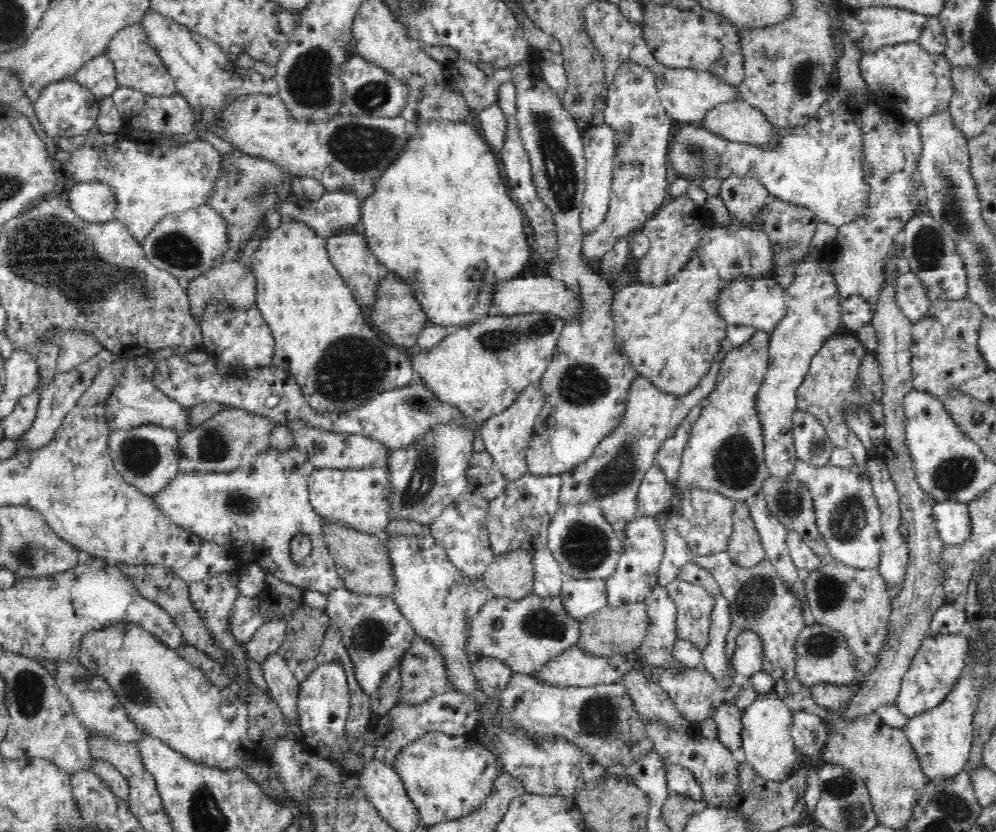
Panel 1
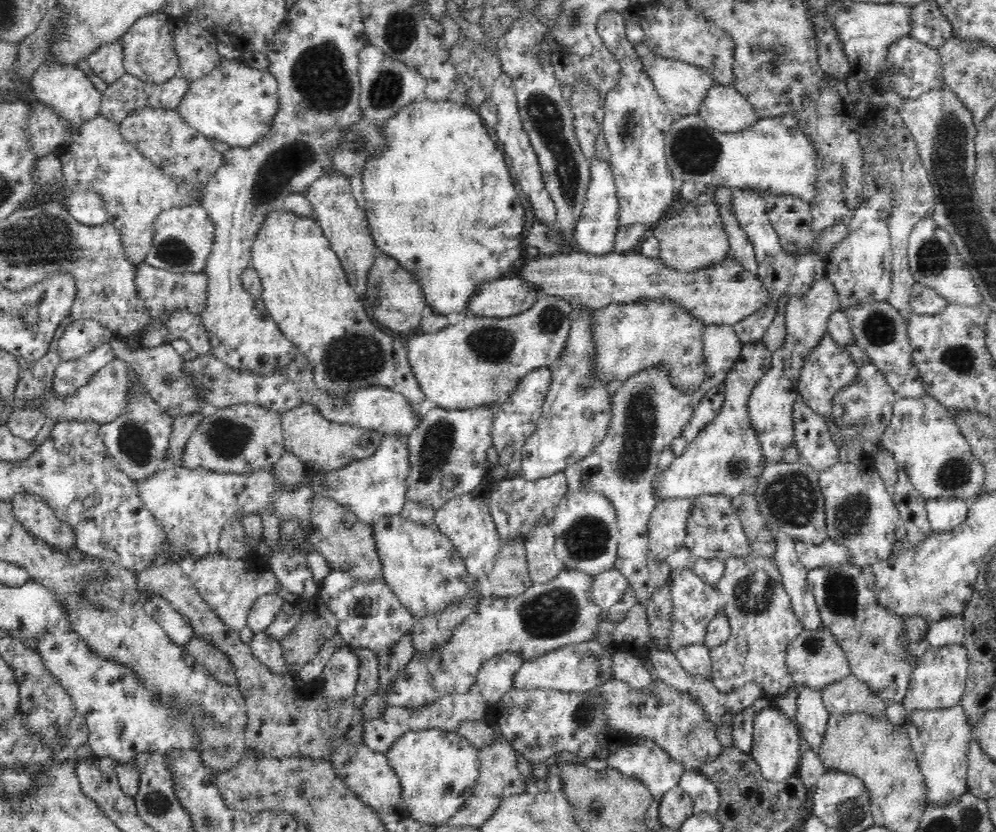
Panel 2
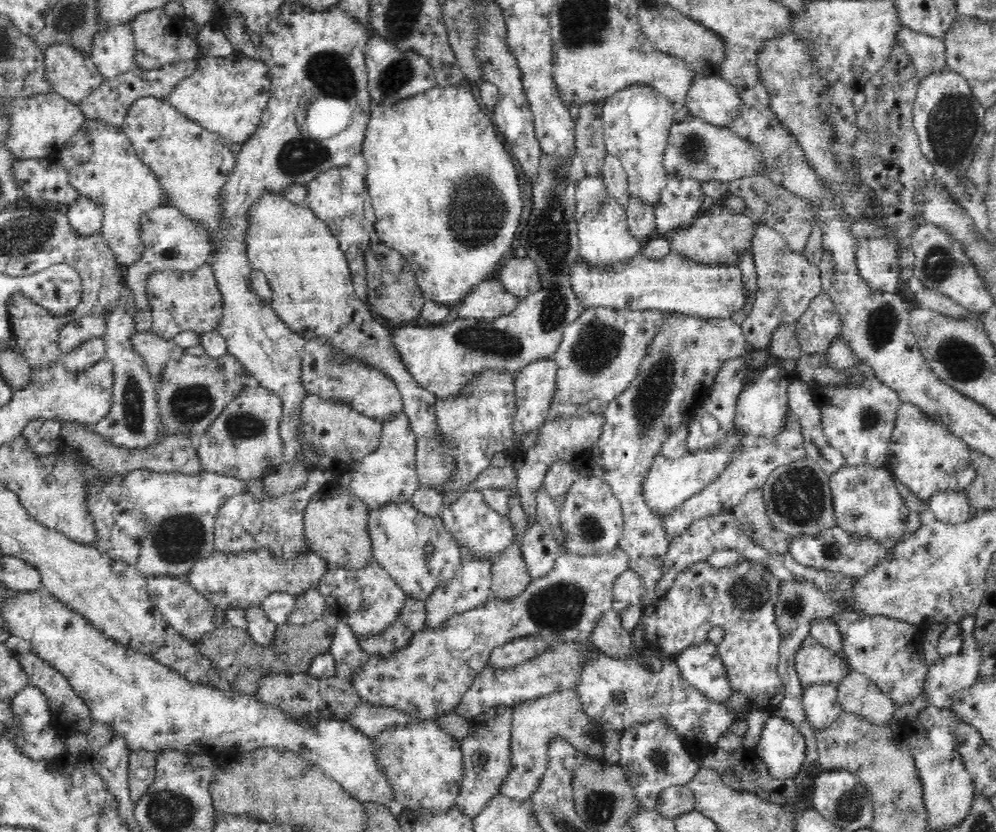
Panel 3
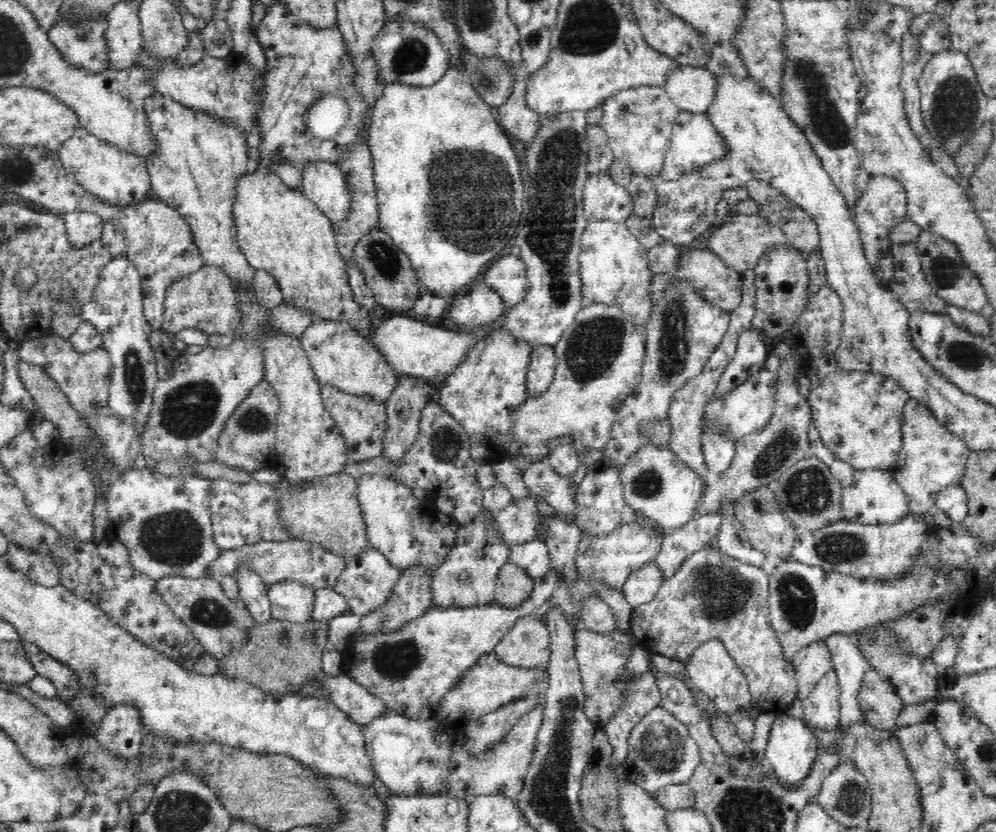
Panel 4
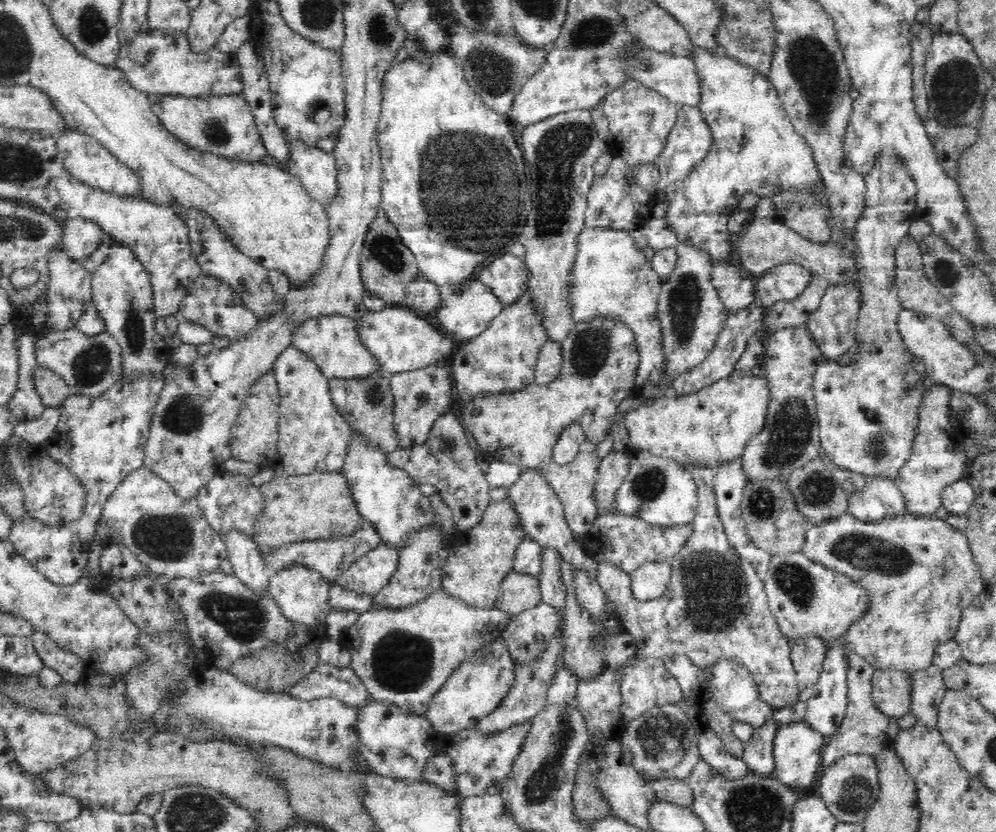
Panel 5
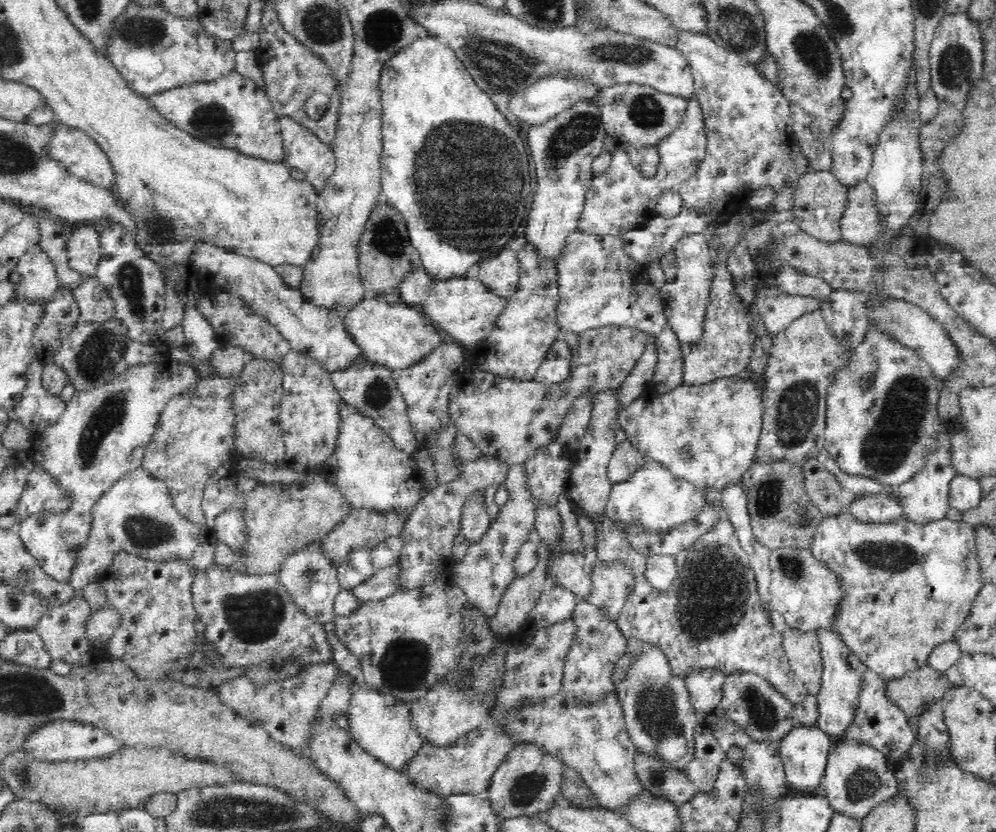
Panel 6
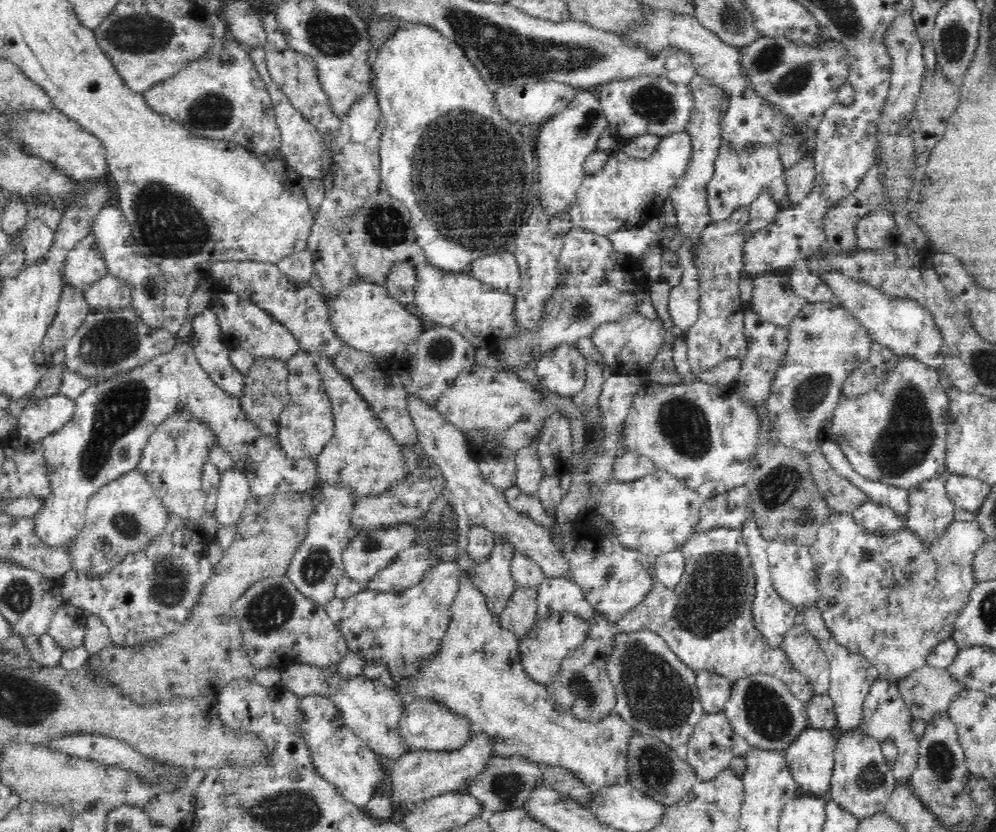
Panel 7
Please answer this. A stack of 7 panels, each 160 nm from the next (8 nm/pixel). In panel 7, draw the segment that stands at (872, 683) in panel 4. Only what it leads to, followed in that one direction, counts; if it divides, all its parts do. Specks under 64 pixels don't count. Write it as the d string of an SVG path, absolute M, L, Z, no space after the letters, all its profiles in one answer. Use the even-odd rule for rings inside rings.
M928 665L907 674L897 685L913 718L927 724L935 716L948 713L950 702L967 689L947 669L936 669Z

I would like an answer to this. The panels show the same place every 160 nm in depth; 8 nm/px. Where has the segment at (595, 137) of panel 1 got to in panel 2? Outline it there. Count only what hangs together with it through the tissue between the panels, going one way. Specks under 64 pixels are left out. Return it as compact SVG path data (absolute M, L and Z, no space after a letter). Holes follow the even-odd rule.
M594 158L591 166L591 181L586 193L584 208L575 224L572 241L574 248L588 255L605 256L615 253L616 234L620 226L620 201L611 167Z

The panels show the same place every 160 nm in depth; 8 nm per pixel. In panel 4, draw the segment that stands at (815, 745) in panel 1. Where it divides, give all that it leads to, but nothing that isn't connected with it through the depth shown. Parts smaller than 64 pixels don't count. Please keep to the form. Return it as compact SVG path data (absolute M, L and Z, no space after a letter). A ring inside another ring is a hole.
M833 668L816 683L810 696L803 700L803 712L814 729L829 732L839 727L841 715L840 685Z

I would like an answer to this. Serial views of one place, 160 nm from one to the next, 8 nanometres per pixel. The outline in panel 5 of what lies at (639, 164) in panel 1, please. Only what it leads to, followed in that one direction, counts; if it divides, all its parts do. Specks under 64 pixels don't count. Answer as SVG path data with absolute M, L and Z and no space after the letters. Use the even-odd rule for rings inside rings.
M626 79L614 87L600 102L600 106L612 134L608 142L610 153L620 155L630 166L656 160L676 124L679 109L678 104L634 79Z

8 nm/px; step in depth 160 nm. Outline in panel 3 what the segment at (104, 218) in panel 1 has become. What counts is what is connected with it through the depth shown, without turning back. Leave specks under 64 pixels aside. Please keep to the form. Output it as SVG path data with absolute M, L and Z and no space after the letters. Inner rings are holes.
M80 196L66 210L71 228L81 236L91 236L101 232L103 221L102 207L86 196Z

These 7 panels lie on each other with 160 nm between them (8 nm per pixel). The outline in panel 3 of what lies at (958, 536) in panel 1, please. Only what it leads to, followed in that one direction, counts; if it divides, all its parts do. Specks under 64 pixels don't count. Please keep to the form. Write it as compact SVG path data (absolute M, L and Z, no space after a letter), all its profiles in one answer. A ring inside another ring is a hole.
M945 490L928 500L930 509L939 522L960 524L971 520L972 512L965 491Z

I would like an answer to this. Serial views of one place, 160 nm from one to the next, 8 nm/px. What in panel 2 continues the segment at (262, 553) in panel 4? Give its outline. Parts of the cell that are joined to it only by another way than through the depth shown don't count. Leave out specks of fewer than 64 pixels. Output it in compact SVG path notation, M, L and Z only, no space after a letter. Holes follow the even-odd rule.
M220 551L197 559L194 569L188 575L197 588L198 594L220 615L224 623L238 632L247 626L248 616L258 598L266 594L278 593L285 596L288 593L280 585L270 566L267 568L250 566L244 559L230 559L224 557Z

